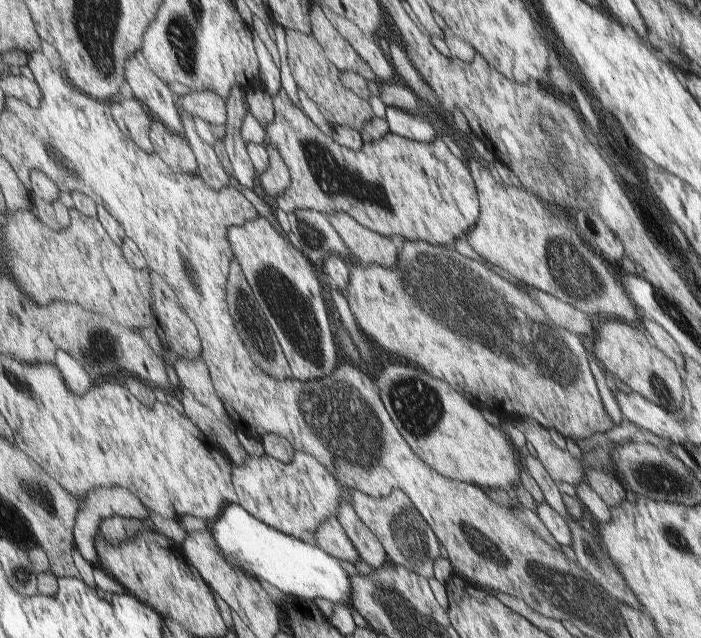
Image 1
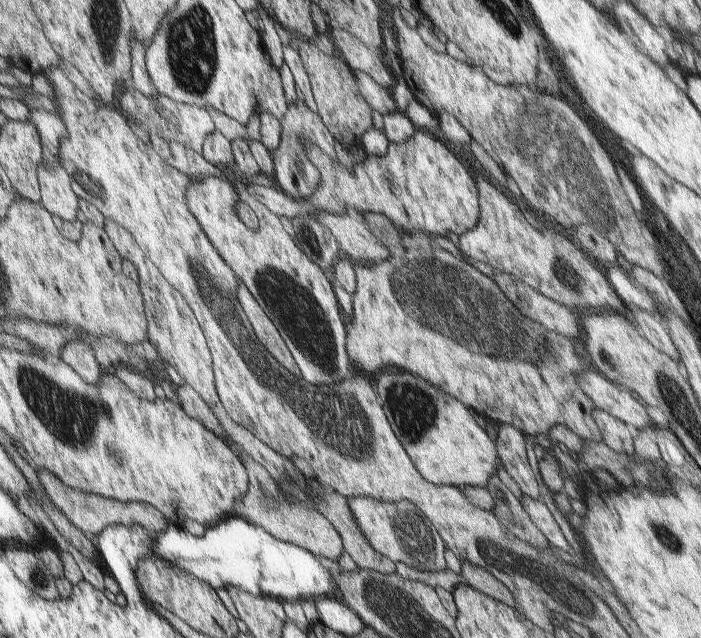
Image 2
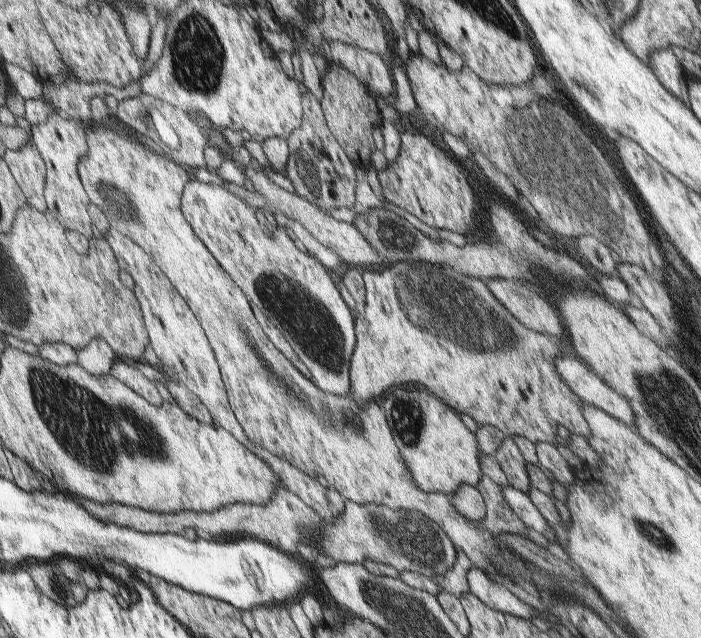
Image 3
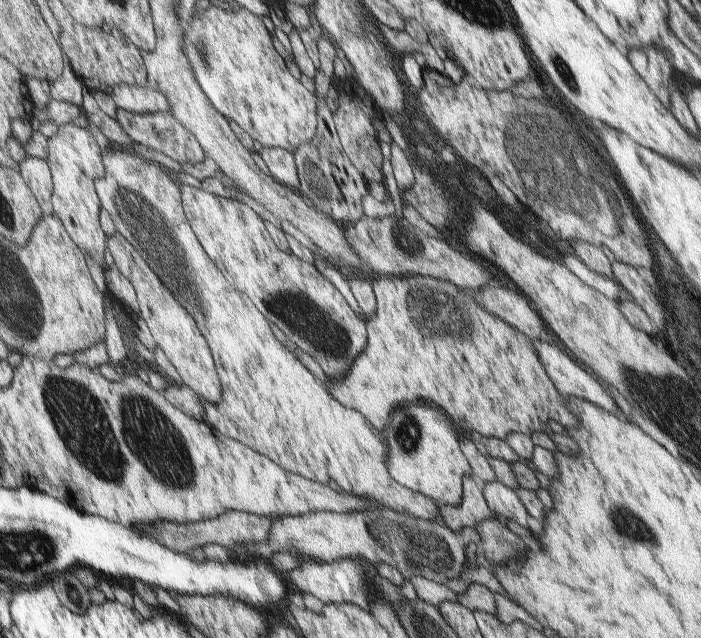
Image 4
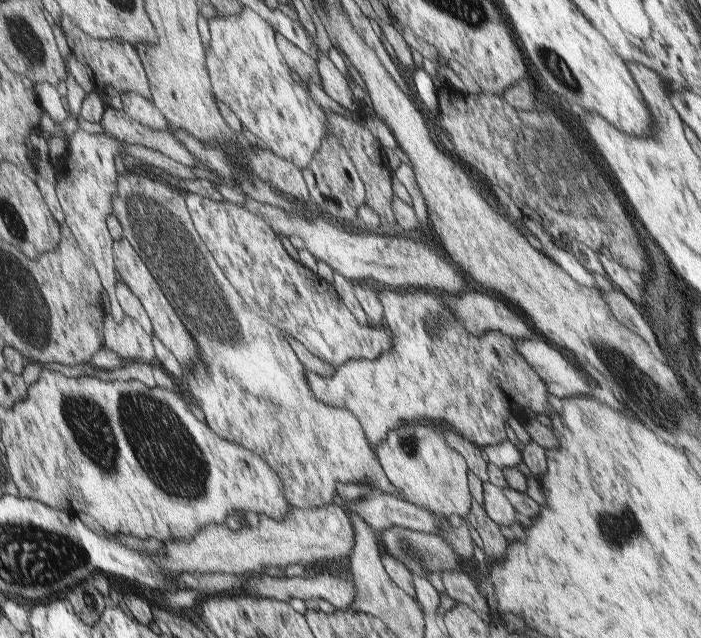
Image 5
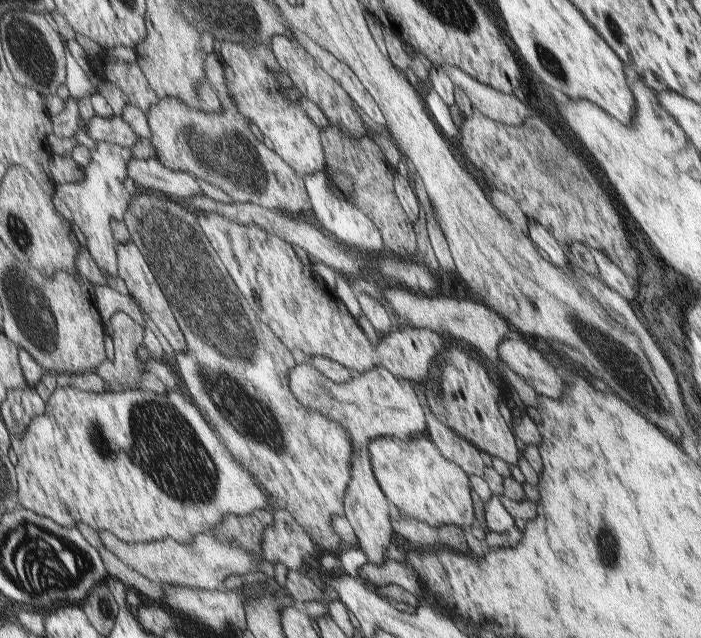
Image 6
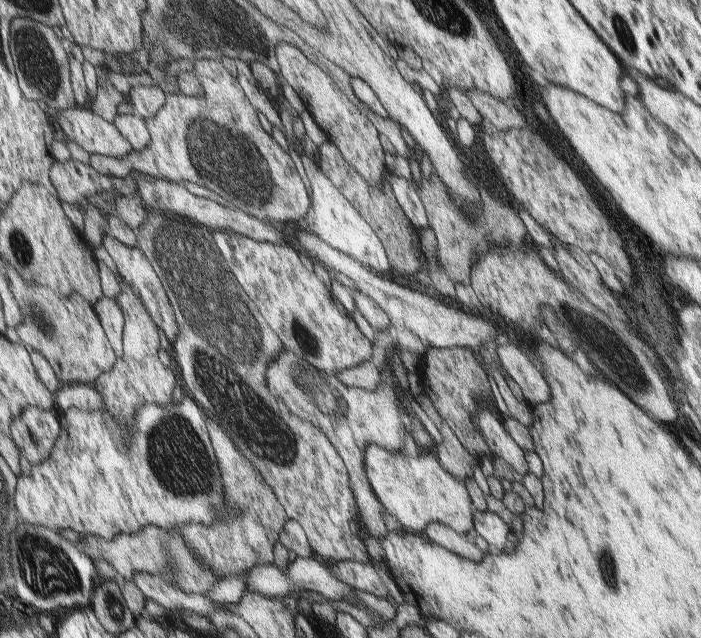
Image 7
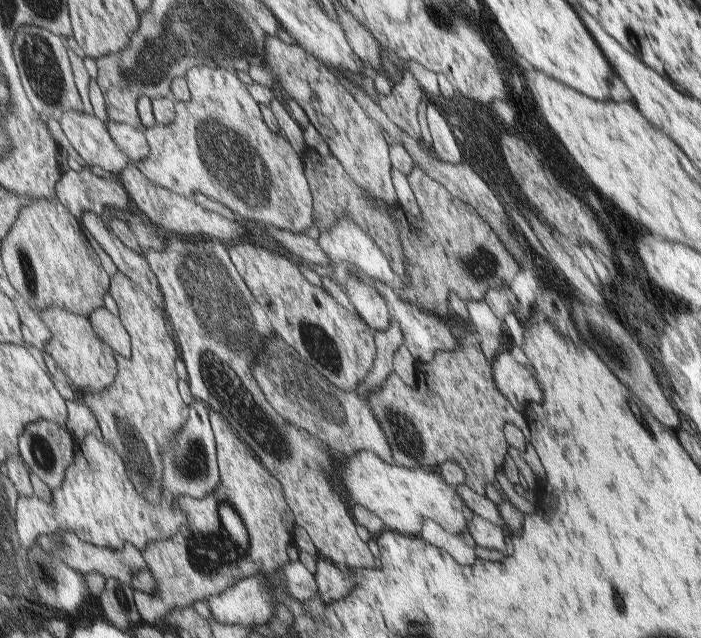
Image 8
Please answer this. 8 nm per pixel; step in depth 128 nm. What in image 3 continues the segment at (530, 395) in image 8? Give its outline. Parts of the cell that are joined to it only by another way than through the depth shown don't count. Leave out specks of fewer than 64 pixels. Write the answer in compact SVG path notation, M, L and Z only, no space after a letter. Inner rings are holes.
M562 355L557 358L557 373L561 381L581 398L583 404L594 405L628 426L636 428L635 415L626 398L619 395L584 361Z

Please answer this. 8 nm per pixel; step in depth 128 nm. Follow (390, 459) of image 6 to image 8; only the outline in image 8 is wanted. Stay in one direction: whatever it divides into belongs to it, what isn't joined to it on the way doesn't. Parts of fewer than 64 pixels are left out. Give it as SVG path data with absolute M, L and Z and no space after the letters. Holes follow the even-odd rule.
M362 450L362 453L354 454L354 458L348 458L345 464L340 464L338 472L350 501L376 514L384 522L386 530L419 536L424 520L429 519L444 530L461 535L469 525L472 514L468 506L458 496L456 486L446 481L438 469L410 470L406 466L388 464L370 450Z

